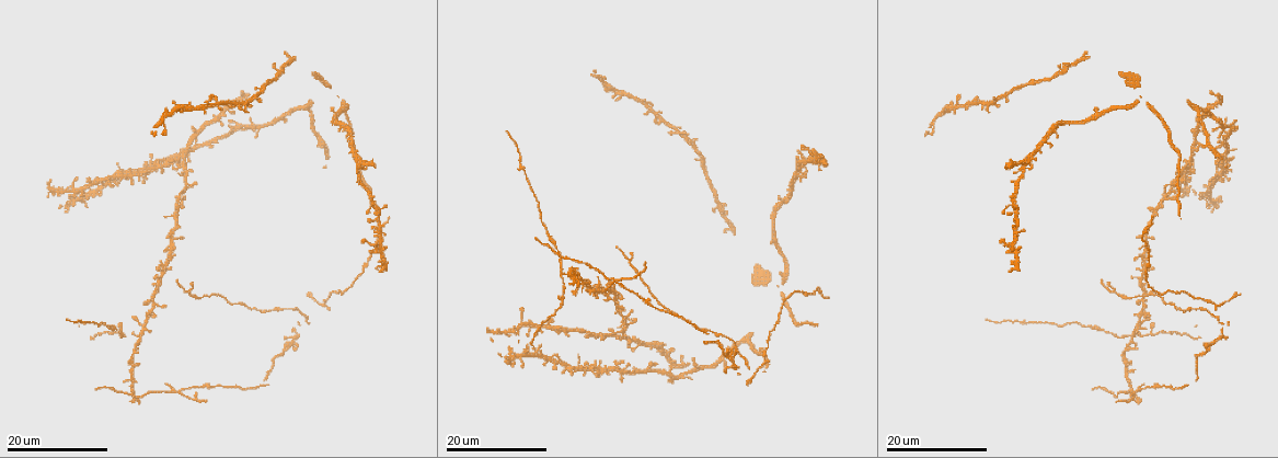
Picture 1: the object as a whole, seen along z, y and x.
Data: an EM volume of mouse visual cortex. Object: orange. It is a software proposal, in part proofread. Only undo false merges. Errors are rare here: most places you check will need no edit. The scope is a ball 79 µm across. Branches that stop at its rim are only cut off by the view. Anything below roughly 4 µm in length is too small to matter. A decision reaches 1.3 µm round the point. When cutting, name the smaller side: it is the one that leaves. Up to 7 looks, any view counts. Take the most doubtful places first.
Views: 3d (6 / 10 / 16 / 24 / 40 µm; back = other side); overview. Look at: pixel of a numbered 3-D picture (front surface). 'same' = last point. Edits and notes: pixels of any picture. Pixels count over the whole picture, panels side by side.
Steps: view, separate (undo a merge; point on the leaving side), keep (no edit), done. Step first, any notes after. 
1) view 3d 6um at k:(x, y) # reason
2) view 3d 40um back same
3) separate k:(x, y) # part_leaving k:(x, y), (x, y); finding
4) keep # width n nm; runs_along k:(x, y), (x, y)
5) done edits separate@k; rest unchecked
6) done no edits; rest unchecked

view 3d 24um at 1:(1184, 166) # four-way junction

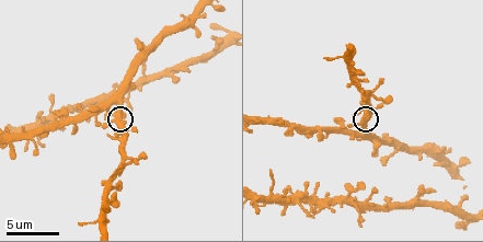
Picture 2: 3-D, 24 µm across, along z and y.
view 3d 10um at 2:(118, 114) # closer look

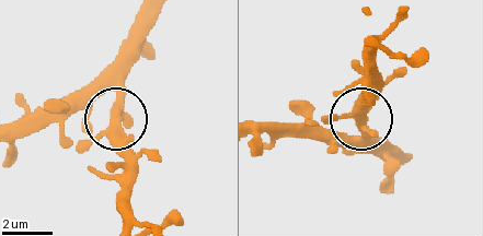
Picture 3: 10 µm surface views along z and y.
keep # runs_along 3:(124, 223), (118, 62); one neuron here

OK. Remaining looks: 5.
view 3d 24um at 1:(179, 394) # looks like a crossing

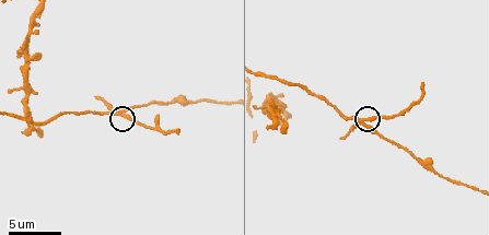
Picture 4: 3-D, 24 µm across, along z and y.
view 3d 10um at 4:(121, 114)

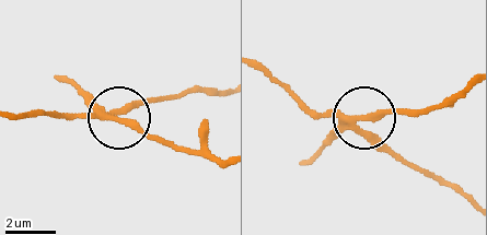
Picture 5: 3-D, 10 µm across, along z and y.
separate 5:(82, 91) # arms 4; part_leaving 5:(104, 112), (221, 157); two neurons meet here

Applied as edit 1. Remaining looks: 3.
view overview

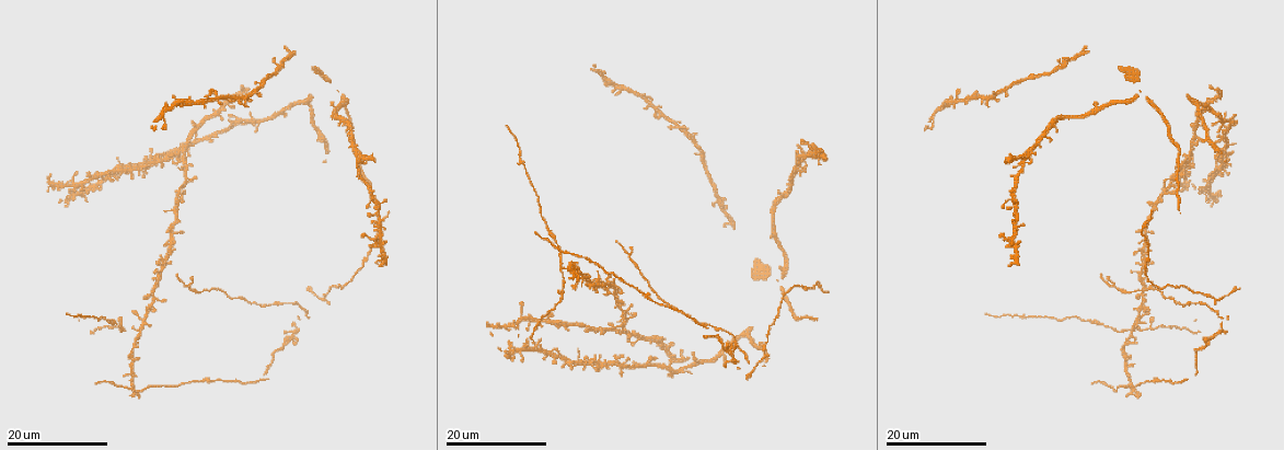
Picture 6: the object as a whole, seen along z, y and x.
view 3d 24um at 6:(1134, 331) # branch point

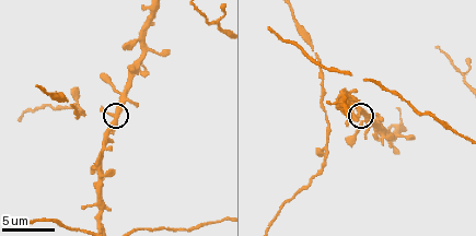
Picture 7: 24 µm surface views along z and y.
view 3d 10um at 7:(111, 113) # zoom in

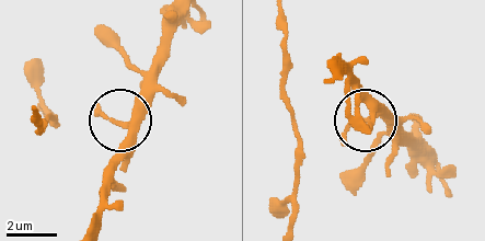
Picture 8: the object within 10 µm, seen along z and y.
keep # arms 3; runs_along 8:(99, 220), (105, 171), (124, 126), (99, 114), (50, 123); one neuron here

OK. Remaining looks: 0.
done edits separate@5; rest unchecked

